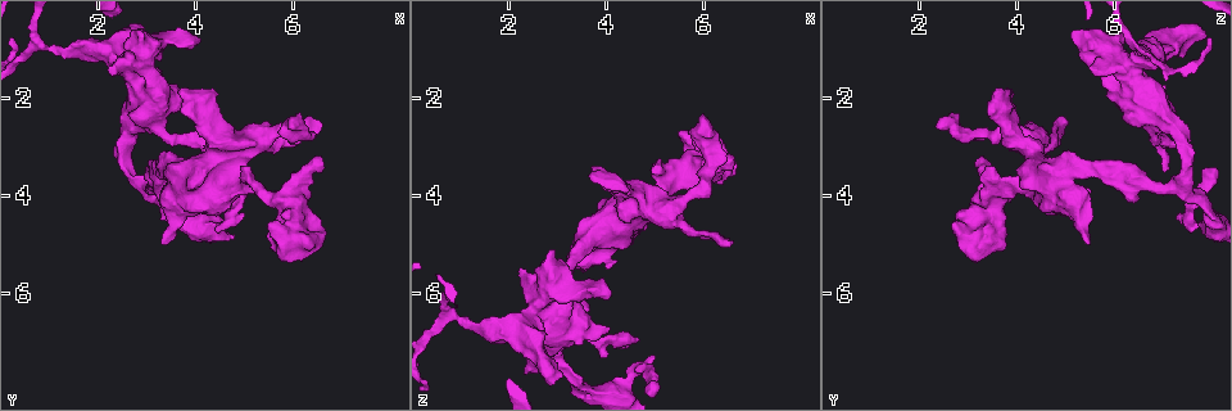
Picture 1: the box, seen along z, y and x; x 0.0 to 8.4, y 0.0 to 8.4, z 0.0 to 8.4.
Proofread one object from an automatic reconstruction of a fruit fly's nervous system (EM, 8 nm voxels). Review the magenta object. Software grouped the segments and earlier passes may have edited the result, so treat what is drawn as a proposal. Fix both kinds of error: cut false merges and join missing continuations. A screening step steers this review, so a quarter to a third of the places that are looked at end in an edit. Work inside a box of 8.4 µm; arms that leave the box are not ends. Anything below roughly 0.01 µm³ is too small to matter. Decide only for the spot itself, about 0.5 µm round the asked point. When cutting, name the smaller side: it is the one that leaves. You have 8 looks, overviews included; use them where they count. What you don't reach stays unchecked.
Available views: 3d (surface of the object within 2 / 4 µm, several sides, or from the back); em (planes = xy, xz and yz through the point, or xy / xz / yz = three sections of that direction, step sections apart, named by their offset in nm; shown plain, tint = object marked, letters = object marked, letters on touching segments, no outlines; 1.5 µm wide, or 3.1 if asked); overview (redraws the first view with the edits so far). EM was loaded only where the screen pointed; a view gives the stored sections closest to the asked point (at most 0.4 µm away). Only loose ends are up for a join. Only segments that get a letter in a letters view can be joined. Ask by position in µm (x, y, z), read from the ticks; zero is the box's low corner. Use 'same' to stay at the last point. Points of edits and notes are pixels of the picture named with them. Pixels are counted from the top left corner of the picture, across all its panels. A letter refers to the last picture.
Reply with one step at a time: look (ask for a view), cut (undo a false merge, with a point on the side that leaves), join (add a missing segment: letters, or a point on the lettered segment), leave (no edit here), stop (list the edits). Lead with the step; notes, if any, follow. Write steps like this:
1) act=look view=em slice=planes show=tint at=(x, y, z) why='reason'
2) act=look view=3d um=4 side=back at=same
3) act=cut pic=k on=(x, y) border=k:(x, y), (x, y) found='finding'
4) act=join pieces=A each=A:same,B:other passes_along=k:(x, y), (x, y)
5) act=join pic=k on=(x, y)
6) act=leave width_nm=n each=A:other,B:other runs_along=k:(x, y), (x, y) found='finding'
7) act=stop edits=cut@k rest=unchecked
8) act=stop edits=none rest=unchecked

act=look view=3d um=4 at=(4.90, 3.45, 3.40) why='free end'

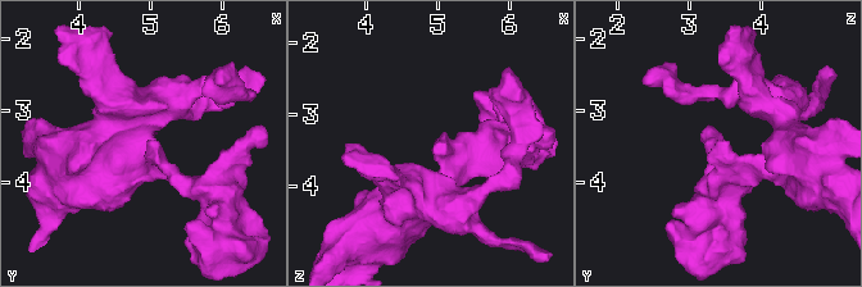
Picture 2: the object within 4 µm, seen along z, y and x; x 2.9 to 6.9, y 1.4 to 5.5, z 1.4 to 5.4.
act=look view=em slice=planes show=plain at=(4.95, 3.40, 3.35) why='now the EM'

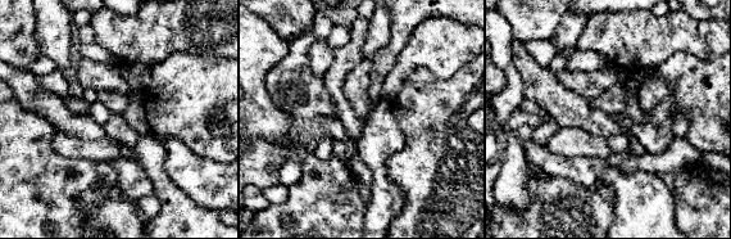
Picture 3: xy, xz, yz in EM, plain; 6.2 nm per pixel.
act=look view=em slice=planes show=letters at=same

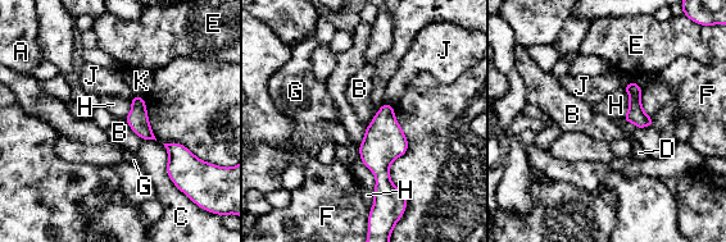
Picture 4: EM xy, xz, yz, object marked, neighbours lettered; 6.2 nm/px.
act=leave longest_contact=H:190nm each=A:other,B:other,C:other,D:other,E:other,F:other,G:other,H:other,J:other,K:other border=4:(631, 80), (622, 87) found='none of them fits'

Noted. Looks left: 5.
act=look view=3d um=4 at=(3.35, 4.95, 5.50) why='an open end'

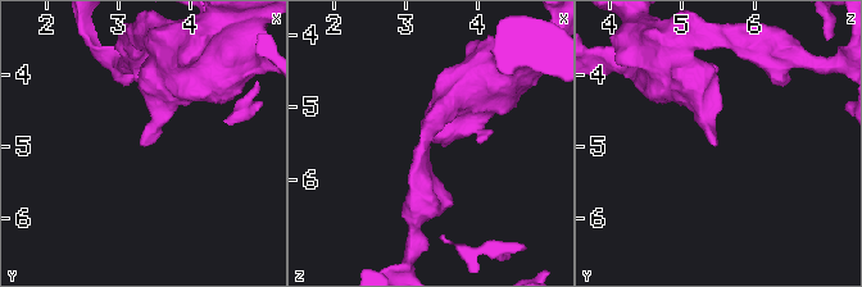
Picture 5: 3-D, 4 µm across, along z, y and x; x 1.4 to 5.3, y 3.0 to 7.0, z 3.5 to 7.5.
act=look view=em slice=planes show=letters at=(3.30, 5.00, 5.45)

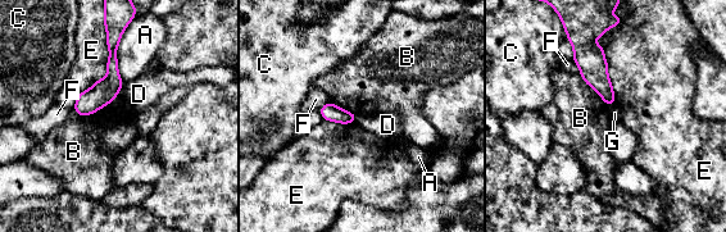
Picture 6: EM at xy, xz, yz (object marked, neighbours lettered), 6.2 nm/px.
act=leave each=A:other,B:other,C:other,D:other,E:other,F:other,G:other border=6:(615, 101), (609, 107) found='none of them fits'

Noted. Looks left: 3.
act=look view=3d um=2 at=(4.10, 0.85, 6.10) why='stops while still wide'

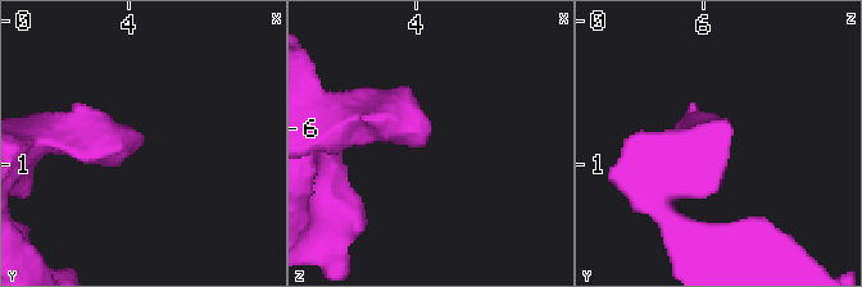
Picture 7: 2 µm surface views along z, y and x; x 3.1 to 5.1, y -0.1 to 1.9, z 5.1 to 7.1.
act=look view=em slice=xz step=4 show=letters at=(4.06, 0.84, 6.12) why='shape alone is not enough'

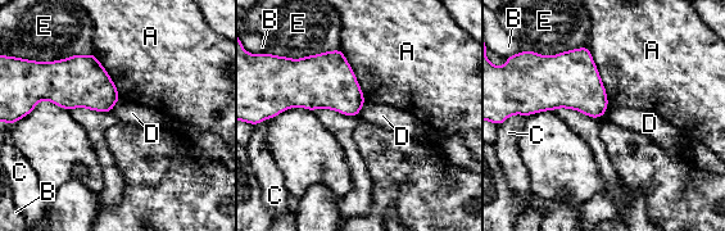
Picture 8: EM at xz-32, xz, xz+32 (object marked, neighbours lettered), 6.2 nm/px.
act=look view=em slice=planes show=letters at=same why='another direction'

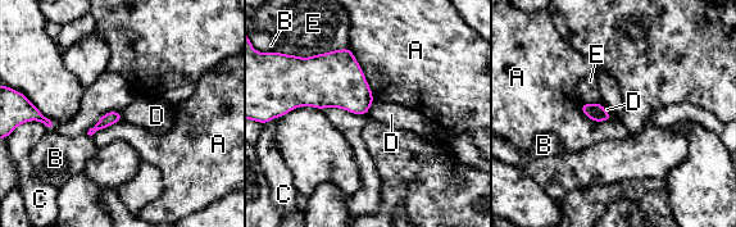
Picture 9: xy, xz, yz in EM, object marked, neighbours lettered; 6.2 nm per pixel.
act=leave each=A:other,B:other,C:other,D:other,E:other border=9:(373, 100), (366, 113) found='no lettered segment goes on from it'

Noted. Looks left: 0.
act=stop edits=none rest=unchecked

